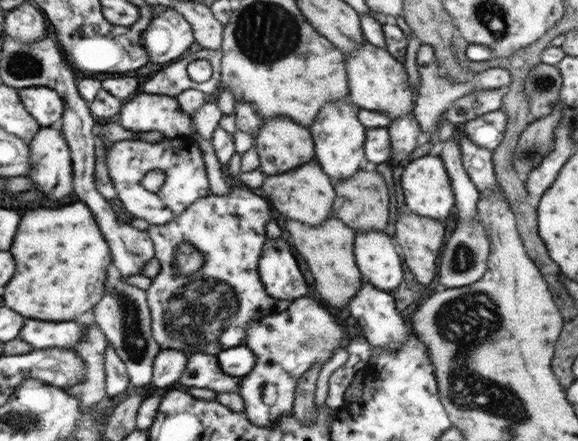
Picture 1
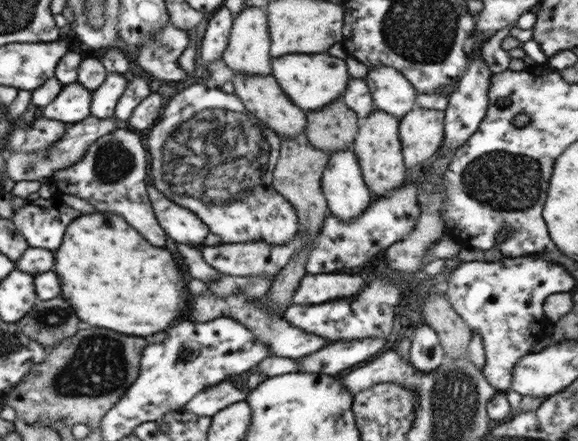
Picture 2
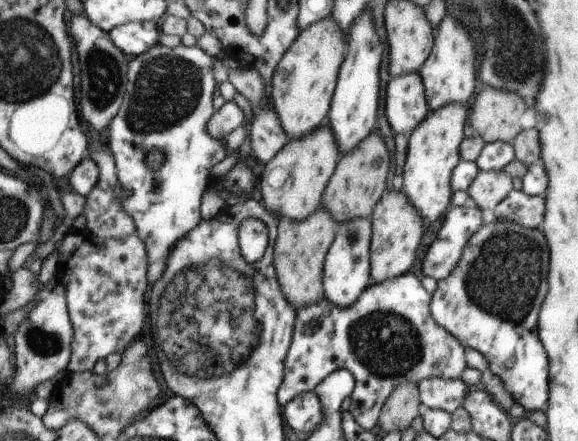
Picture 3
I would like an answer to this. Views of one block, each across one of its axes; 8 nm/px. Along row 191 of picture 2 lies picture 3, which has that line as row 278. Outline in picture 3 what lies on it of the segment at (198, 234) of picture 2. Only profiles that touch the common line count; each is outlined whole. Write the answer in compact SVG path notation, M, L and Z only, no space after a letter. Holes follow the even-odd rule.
M157 42L155 46L151 46L151 50L135 56L127 64L125 96L117 114L107 126L107 138L109 138L107 146L115 160L115 176L117 176L115 196L117 202L121 204L119 208L133 218L135 234L143 240L147 250L149 284L155 284L161 278L171 246L201 222L201 196L213 182L211 168L227 156L227 148L219 140L209 138L209 134L205 132L205 124L215 112L213 108L215 86L217 84L213 80L213 56L207 56L197 46L197 42L191 48L183 44L167 48ZM151 148L159 148L165 154L165 162L155 172L151 172L145 166L145 154Z

